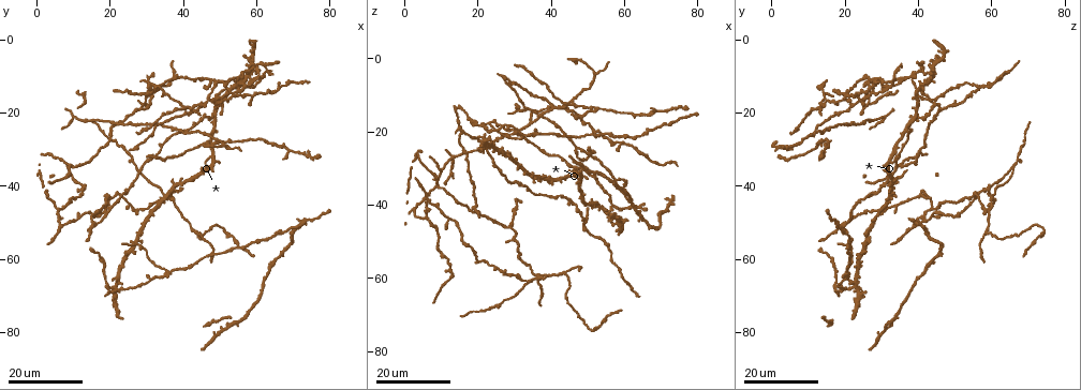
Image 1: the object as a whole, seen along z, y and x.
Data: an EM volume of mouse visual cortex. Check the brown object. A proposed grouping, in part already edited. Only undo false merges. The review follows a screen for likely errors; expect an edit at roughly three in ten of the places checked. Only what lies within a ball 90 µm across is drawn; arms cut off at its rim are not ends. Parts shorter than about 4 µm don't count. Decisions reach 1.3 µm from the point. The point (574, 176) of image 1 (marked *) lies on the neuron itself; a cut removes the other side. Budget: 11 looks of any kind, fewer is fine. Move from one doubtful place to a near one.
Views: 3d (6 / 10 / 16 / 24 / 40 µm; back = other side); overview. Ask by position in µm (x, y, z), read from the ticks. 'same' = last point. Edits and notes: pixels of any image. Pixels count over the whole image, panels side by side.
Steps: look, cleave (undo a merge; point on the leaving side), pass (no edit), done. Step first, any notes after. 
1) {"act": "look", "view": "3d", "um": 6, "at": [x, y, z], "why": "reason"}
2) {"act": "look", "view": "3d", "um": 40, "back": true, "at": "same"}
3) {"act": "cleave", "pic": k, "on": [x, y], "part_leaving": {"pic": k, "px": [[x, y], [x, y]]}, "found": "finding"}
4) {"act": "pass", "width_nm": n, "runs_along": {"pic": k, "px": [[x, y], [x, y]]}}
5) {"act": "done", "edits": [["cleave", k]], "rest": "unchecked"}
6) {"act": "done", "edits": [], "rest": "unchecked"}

{"act": "look", "view": "3d", "um": 16, "at": [19.5, 42.5, 41.0], "why": "a fork"}

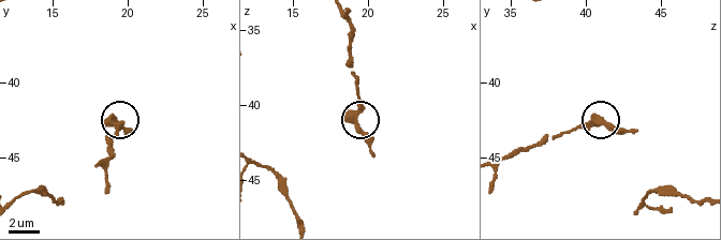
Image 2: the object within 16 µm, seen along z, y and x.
{"act": "look", "view": "3d", "um": 10, "at": [19.0, 42.2, 40.6]}

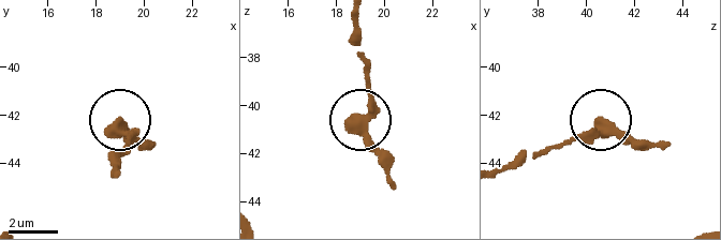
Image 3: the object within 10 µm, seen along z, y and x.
{"act": "pass", "runs_along": {"pic": 3, "px": [[358, 17], [358, 53], [371, 104], [361, 129], [394, 156]]}, "found": "continuous, no second neuron"}

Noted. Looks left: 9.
{"act": "look", "view": "3d", "um": 16, "at": [31.0, 32.5, 34.0]}

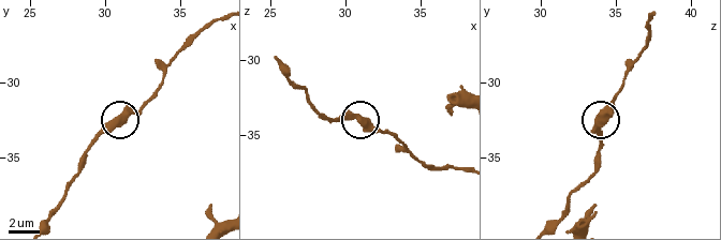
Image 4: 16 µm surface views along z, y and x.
{"act": "look", "view": "3d", "um": 10, "at": [30.4, 33.0, 33.8]}

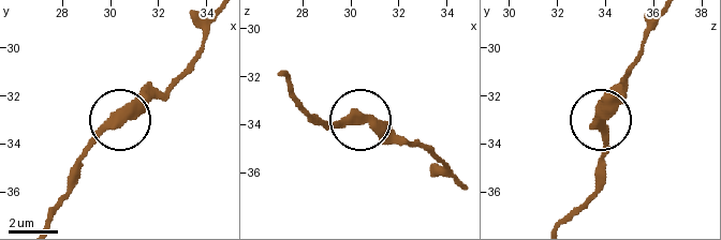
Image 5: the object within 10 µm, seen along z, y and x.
{"act": "pass", "width_nm": 450, "runs_along": {"pic": 5, "px": [[460, 181], [440, 161], [393, 141], [368, 121], [321, 125]]}, "found": "continuous, no second neuron"}

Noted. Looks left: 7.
{"act": "look", "view": "3d", "um": 16, "at": [28.5, 18.5, 45.5], "why": "branch point"}

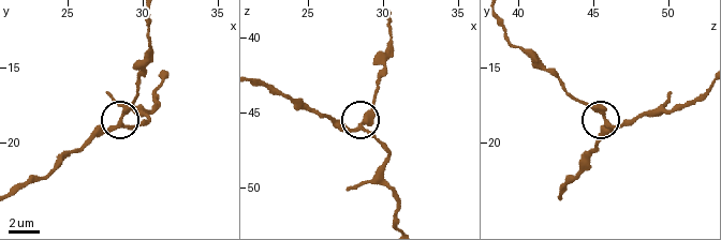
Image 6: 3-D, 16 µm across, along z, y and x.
{"act": "look", "view": "3d", "um": 10, "at": [28.4, 18.8, 45.8]}

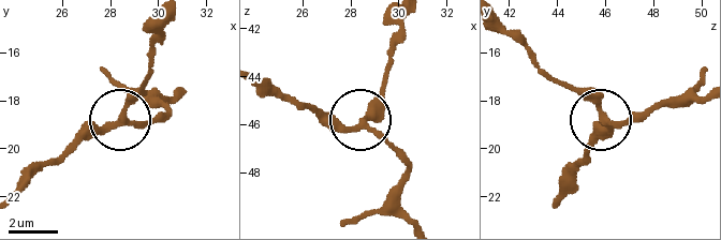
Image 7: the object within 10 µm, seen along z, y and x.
{"act": "pass", "runs_along": {"pic": 7, "px": [[21, 191], [107, 129], [143, 81]]}, "found": "all the same neuron"}

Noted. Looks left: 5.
{"act": "look", "view": "3d", "um": 24, "at": [50.5, 16.5, 40.0], "why": "two arms in line, one across"}

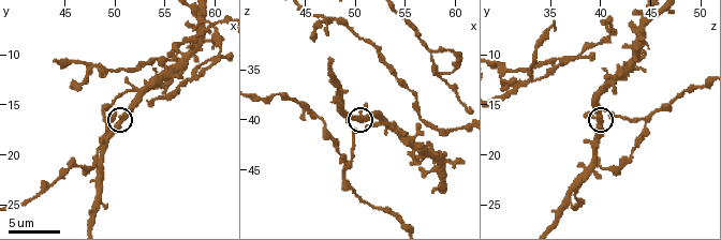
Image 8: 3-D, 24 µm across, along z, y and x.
{"act": "look", "view": "3d", "um": 6, "at": [50.4, 16.6, 39.8], "why": "closer look"}

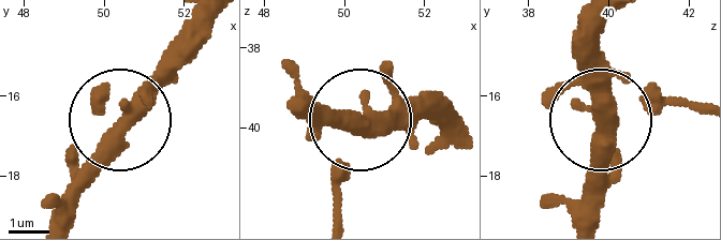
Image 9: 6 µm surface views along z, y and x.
{"act": "pass", "side_arm_um": 131, "arms": 3, "found": "all the same neuron"}

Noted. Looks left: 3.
{"act": "look", "view": "3d", "um": 16, "at": [50.0, 16.5, 26.5], "why": "a fork"}

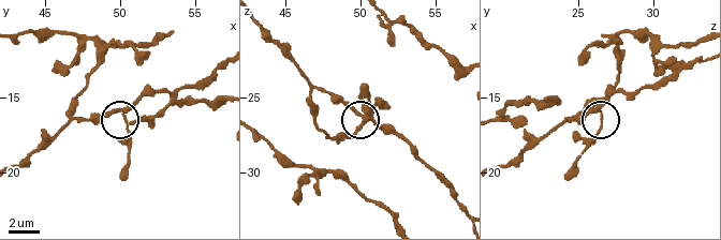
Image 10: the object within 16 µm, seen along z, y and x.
{"act": "look", "view": "3d", "um": 10, "at": [50.2, 16.2, 26.6], "why": "closer look"}

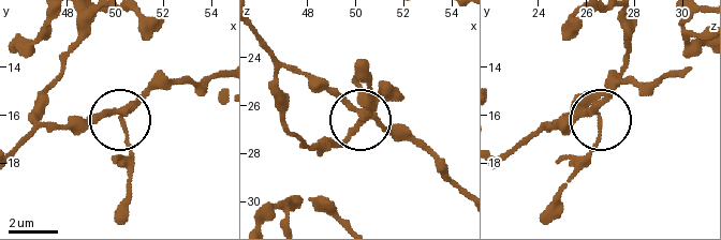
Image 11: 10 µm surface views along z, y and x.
{"act": "pass", "arms": 3, "runs_along": {"pic": 11, "px": [[341, 219], [279, 84], [317, 75], [362, 120], [371, 98]]}, "found": "continuous, no second neuron"}

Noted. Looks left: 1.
{"act": "look", "view": "3d", "um": 10, "at": [58.0, 9.0, 43.2]}

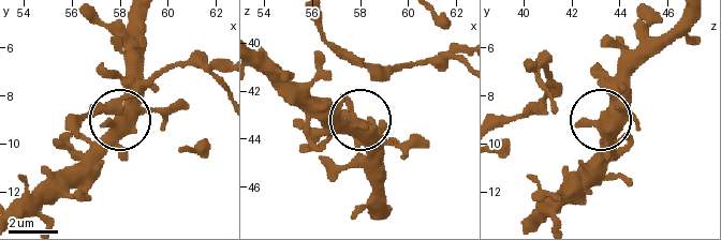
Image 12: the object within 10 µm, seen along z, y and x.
{"act": "pass", "runs_along": {"pic": 12, "px": [[534, 221], [596, 149], [604, 113], [636, 72]]}, "found": "all the same neuron"}

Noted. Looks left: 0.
{"act": "done", "edits": [], "rest": "unchecked"}

